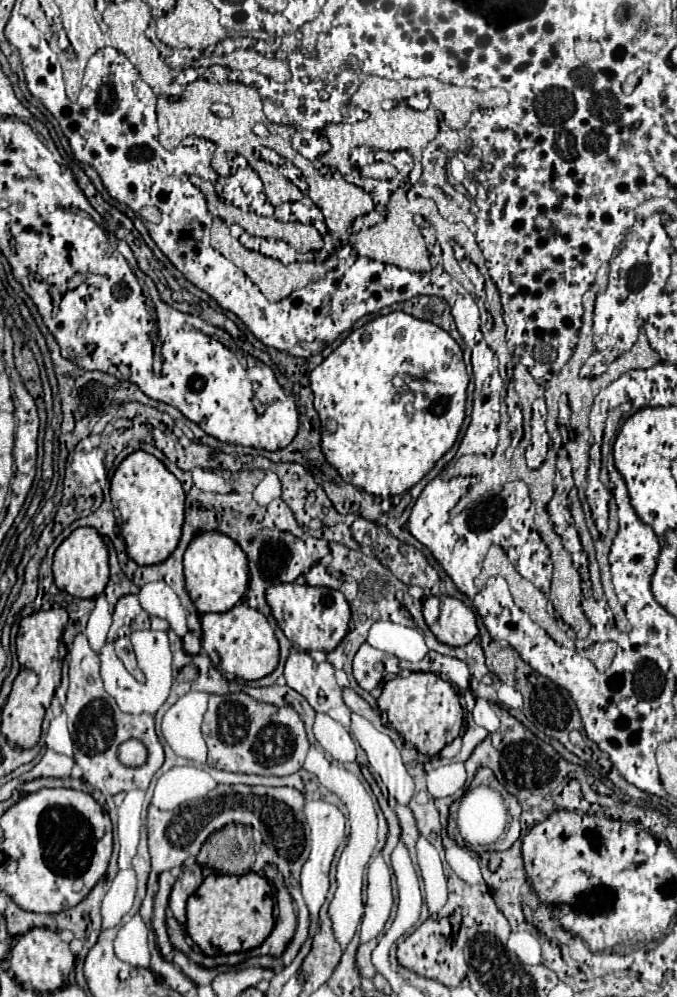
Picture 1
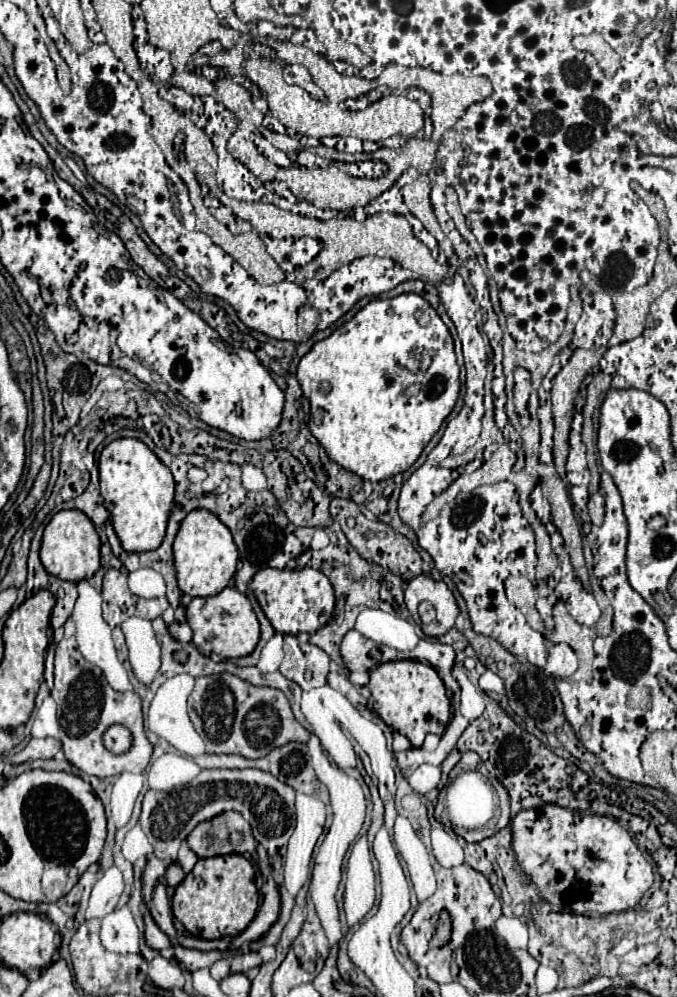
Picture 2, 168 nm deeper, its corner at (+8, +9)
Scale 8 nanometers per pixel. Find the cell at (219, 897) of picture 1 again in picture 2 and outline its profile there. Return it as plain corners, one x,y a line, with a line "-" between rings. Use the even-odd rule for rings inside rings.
237,853
215,855
199,859
191,873
175,887
173,915
185,925
185,929
201,939
221,939
225,935
235,937
253,921
259,907
259,891
255,887
253,865

